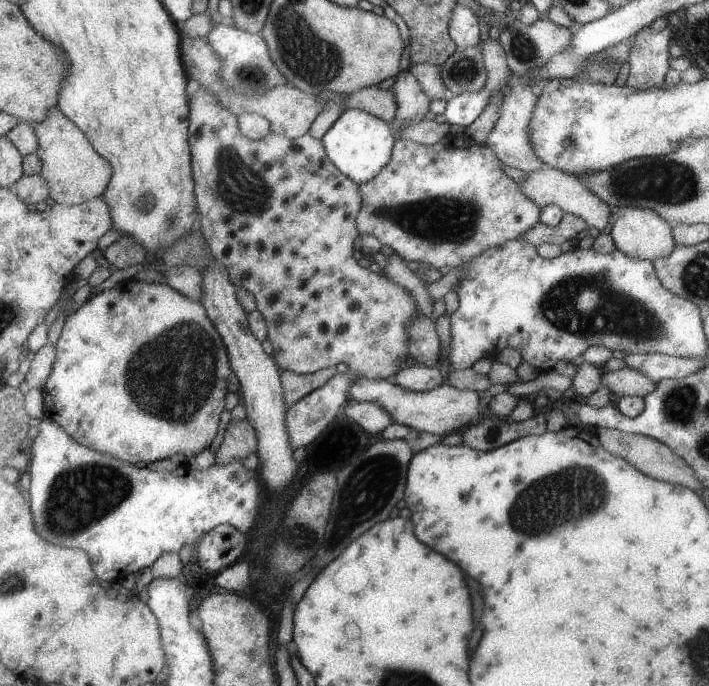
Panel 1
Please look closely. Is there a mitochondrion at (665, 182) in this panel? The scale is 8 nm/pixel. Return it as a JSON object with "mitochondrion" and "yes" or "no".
{"mitochondrion":"yes"}

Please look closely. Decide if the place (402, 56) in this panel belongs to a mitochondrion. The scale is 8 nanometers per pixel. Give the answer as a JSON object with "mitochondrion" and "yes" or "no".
{"mitochondrion":"no"}

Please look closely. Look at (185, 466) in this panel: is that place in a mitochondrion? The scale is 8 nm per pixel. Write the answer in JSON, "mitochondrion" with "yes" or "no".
{"mitochondrion":"no"}

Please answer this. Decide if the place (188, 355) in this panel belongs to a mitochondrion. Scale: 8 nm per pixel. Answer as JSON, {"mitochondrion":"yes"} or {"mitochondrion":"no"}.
{"mitochondrion":"yes"}

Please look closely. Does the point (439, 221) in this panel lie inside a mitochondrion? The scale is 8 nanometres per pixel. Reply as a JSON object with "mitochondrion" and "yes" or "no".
{"mitochondrion":"yes"}

